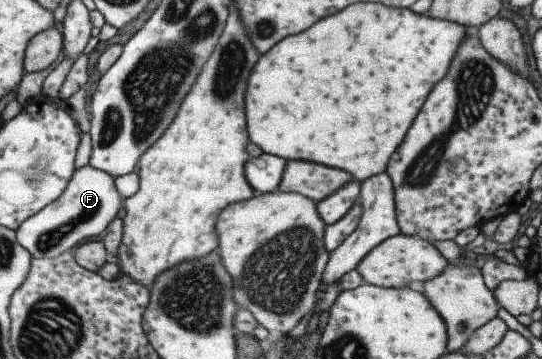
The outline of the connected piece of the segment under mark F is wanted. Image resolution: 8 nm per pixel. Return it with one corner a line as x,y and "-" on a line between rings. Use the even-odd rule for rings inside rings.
89,163
76,170
59,200
21,224
16,230
18,240
32,253
33,258
55,259
87,240
100,239
106,229
123,215
124,200
117,189
116,178

